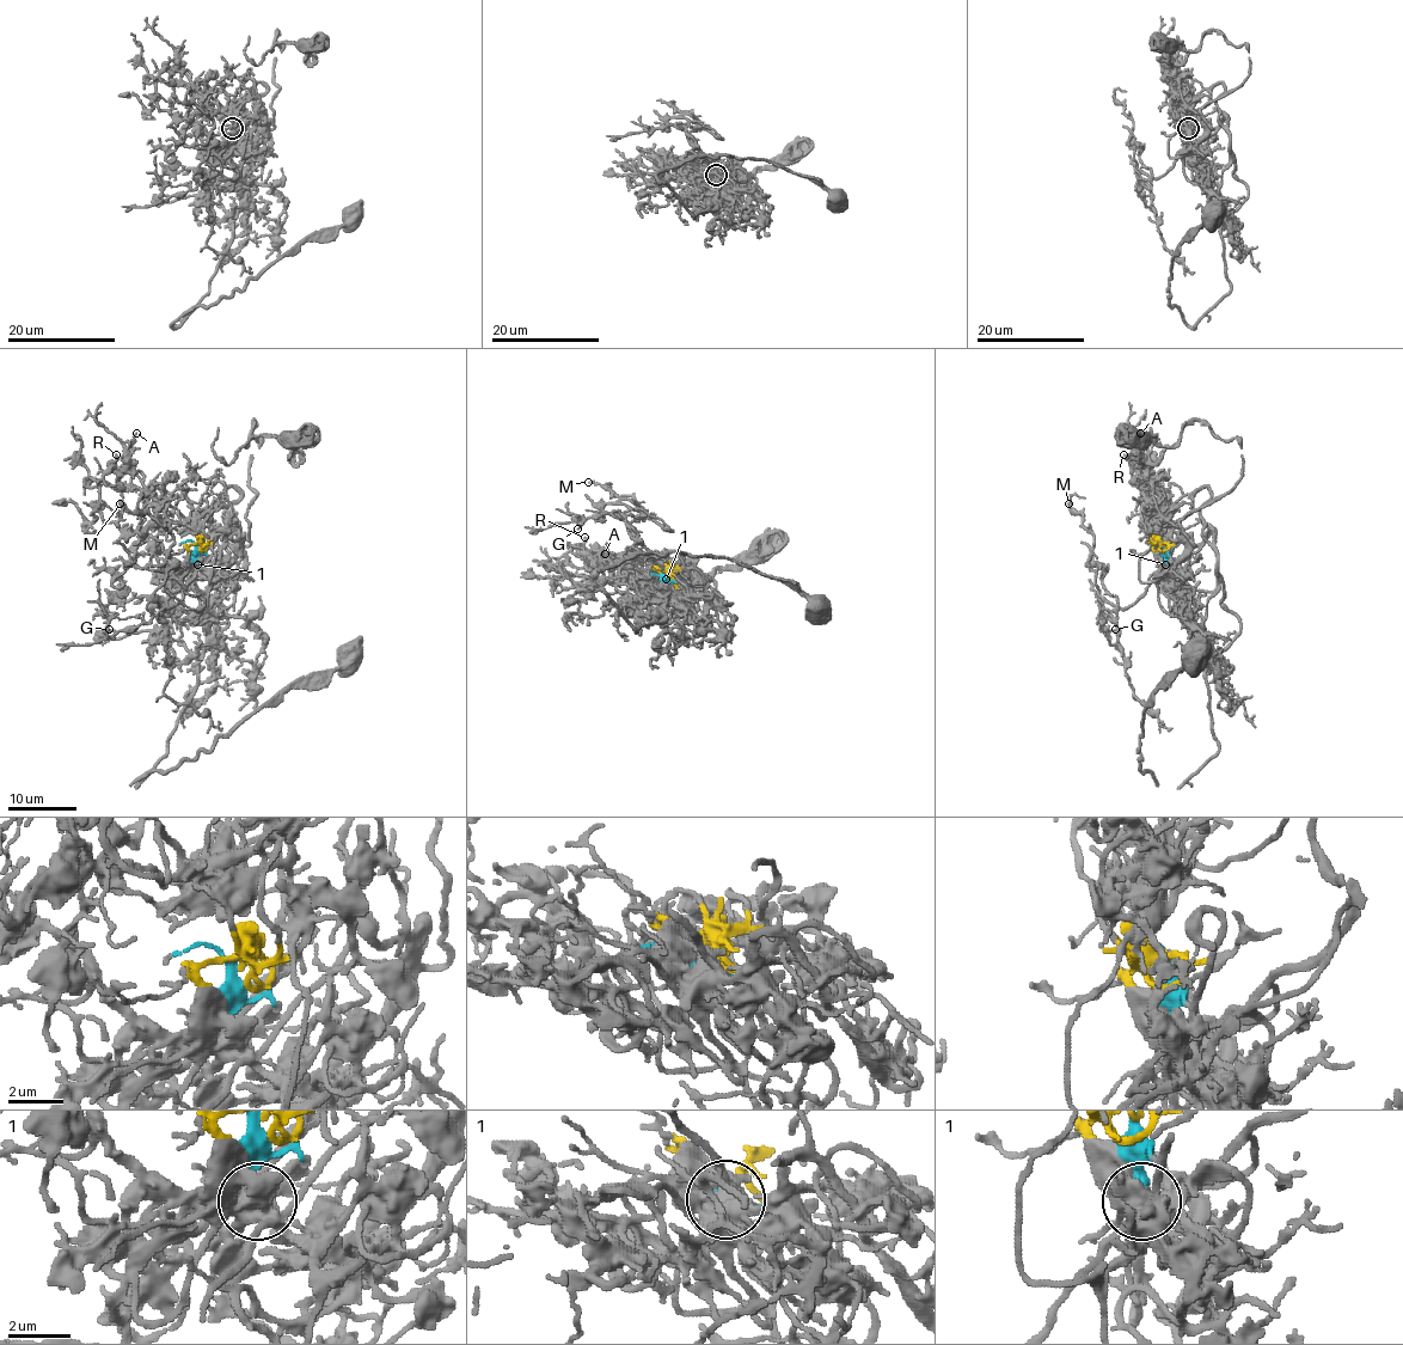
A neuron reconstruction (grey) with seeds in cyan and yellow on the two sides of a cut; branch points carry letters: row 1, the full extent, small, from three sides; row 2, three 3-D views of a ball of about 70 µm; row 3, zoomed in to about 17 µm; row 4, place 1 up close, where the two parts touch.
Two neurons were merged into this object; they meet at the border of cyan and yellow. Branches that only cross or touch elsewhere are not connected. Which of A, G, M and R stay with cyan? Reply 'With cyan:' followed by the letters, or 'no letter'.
With cyan: G, M

